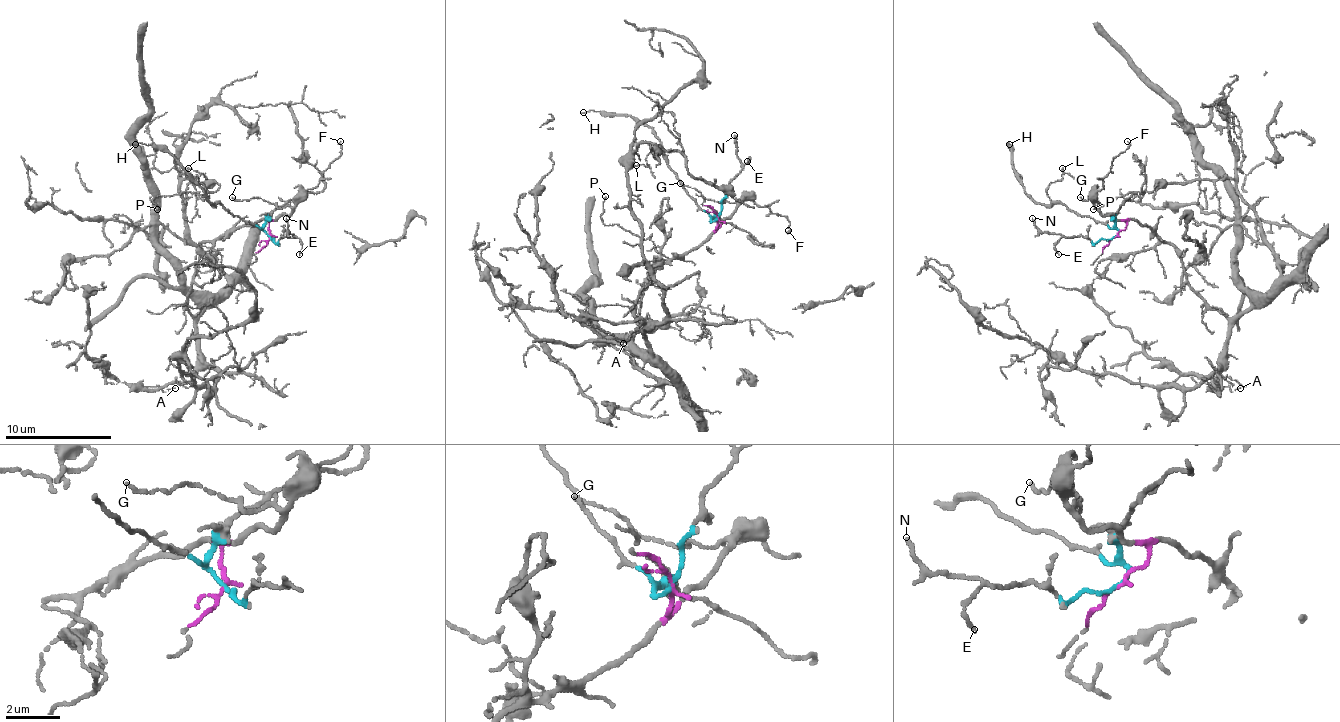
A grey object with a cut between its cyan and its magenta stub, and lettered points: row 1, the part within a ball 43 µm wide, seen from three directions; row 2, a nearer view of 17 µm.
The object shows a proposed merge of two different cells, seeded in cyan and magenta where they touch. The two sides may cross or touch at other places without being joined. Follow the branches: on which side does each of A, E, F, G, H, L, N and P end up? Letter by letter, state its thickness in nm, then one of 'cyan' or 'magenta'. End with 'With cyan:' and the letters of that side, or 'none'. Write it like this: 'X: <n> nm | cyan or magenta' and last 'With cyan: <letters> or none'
A: 90 nm | magenta
E: 130 nm | cyan
F: 110 nm | magenta
G: 110 nm | magenta
H: 100 nm | cyan
L: 110 nm | cyan
N: 120 nm | cyan
P: 110 nm | magenta
With cyan: E, H, L, N

